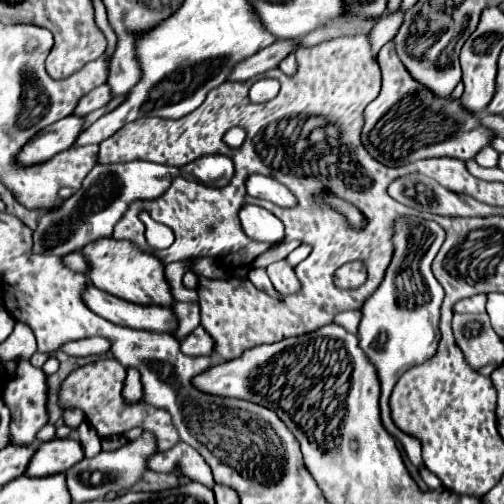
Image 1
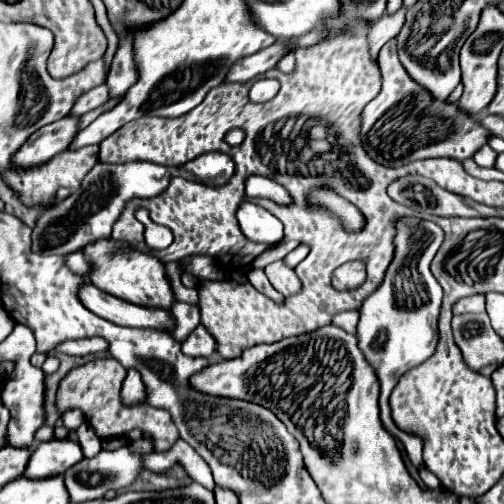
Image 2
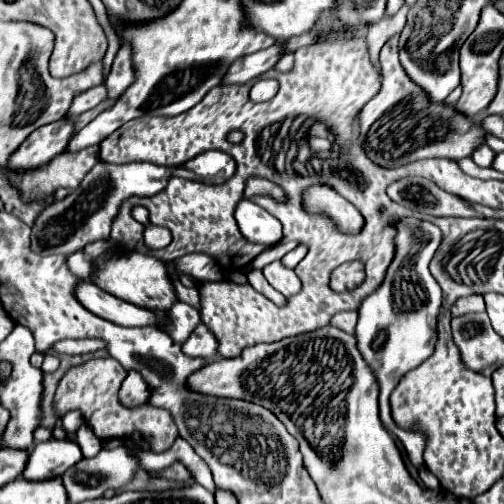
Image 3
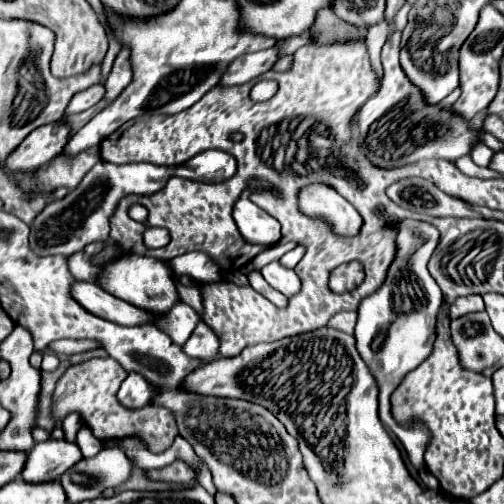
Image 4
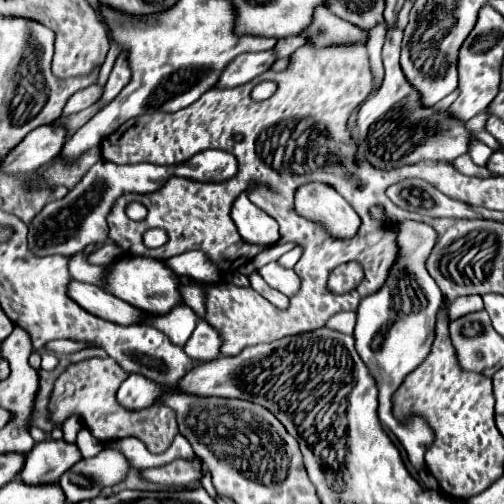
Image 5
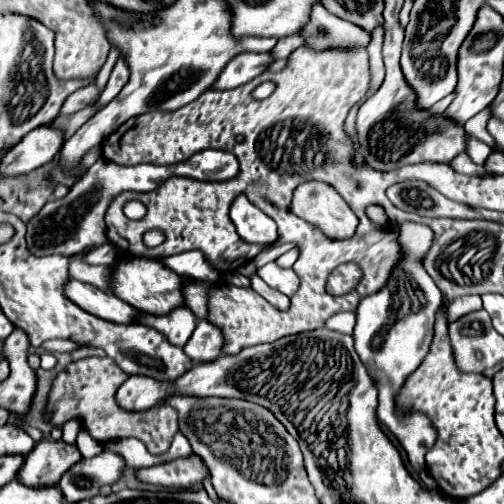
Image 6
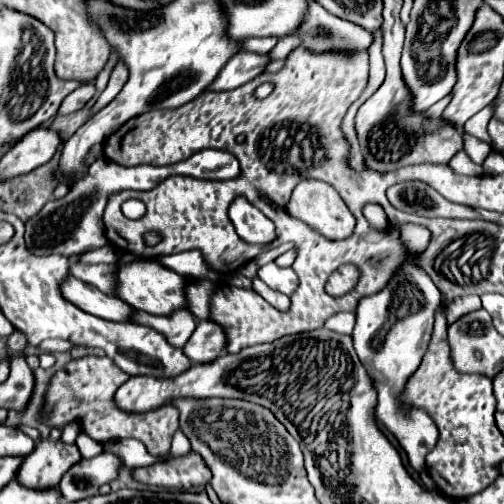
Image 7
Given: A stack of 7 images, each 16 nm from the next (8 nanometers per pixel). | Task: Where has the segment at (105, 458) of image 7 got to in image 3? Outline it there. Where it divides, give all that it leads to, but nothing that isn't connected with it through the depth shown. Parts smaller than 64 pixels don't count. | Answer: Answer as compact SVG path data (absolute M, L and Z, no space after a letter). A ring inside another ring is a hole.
M114 448L114 450L100 450L98 456L94 458L84 458L78 464L74 464L72 468L68 468L62 474L64 480L64 488L68 492L68 500L70 502L84 502L84 500L94 500L98 496L102 496L108 488L120 488L126 482L130 482L134 470L138 468L138 462L126 452L126 448Z

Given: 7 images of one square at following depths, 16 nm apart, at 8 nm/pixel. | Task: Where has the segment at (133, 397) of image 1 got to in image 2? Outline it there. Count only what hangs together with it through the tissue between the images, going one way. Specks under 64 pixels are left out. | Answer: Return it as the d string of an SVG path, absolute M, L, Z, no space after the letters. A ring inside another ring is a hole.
M128 370L128 376L120 390L120 398L126 406L138 406L146 402L146 386L136 370Z

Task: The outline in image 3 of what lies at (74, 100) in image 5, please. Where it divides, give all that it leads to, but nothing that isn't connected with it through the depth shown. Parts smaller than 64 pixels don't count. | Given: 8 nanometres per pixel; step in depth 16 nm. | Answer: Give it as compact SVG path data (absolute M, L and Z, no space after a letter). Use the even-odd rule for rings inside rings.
M94 86L88 92L80 92L80 96L76 96L76 100L72 100L70 108L68 108L68 116L72 114L82 114L88 108L94 108L96 104L100 104L106 98L106 86Z

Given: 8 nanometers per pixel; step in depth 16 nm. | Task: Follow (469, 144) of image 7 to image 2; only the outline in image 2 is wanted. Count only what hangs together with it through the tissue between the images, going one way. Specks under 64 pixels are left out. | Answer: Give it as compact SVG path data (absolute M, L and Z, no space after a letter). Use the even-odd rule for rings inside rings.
M482 146L482 148L476 150L476 154L474 154L474 162L476 162L478 166L484 166L484 168L494 166L494 160L496 160L496 152L494 152L490 146Z

